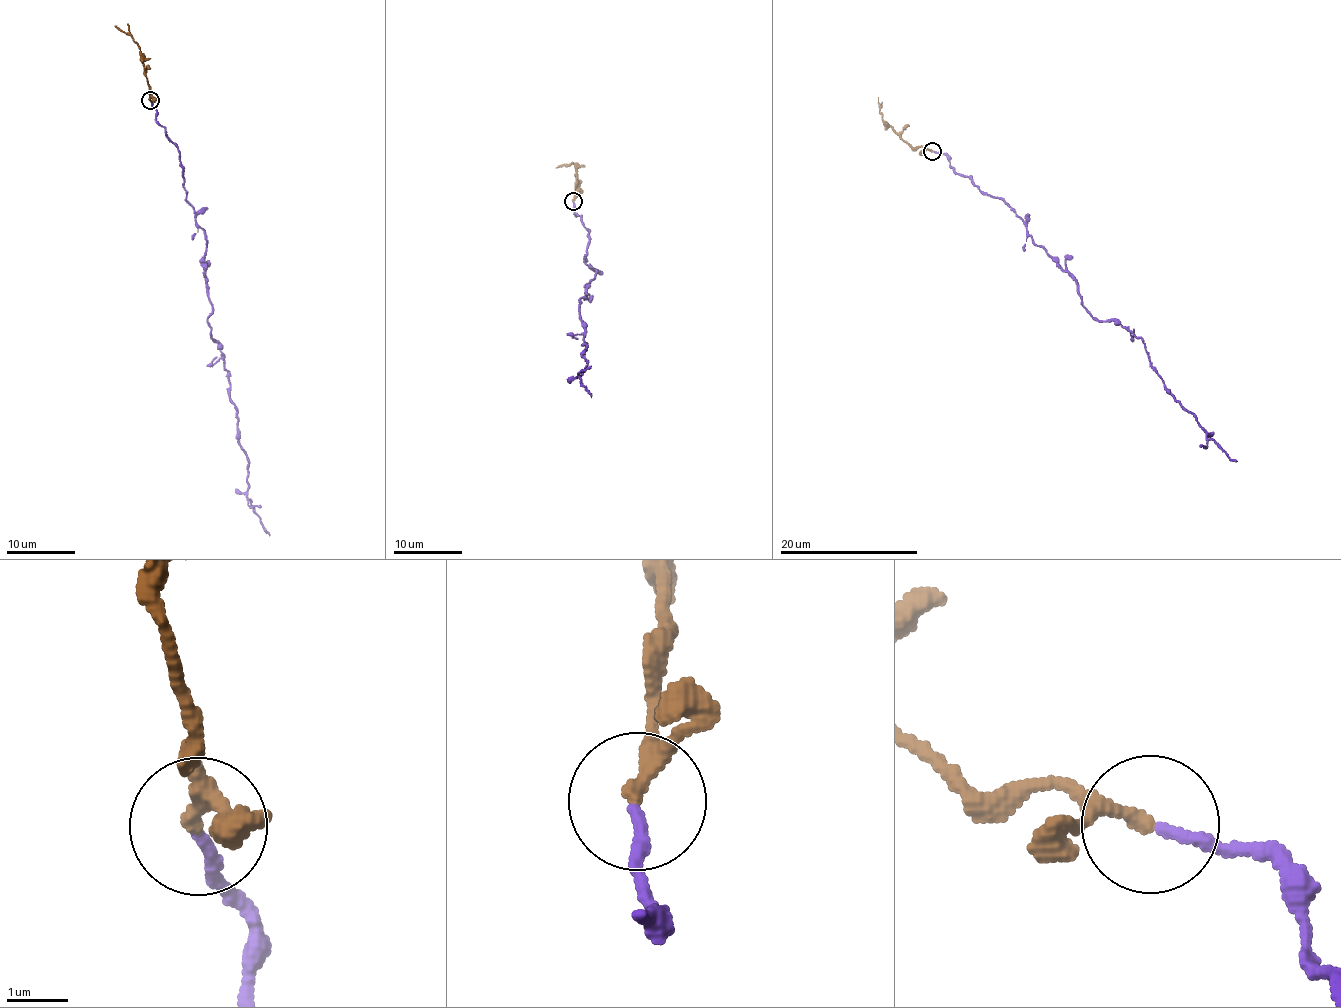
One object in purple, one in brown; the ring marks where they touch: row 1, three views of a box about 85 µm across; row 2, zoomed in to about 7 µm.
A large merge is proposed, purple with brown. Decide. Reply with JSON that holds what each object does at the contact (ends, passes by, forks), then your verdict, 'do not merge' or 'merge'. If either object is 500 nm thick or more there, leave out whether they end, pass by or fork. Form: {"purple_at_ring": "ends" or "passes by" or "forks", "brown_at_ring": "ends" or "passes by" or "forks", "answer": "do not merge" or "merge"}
{"purple_at_ring": "ends", "brown_at_ring": "passes by", "answer": "merge"}

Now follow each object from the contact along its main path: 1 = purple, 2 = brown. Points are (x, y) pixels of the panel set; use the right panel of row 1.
1: (933, 151), (1009, 207), (1072, 277), (1089, 313), (1142, 339), (1163, 387), (1237, 461)
2: (933, 151), (922, 146), (914, 148), (885, 120), (879, 110), (882, 102)

